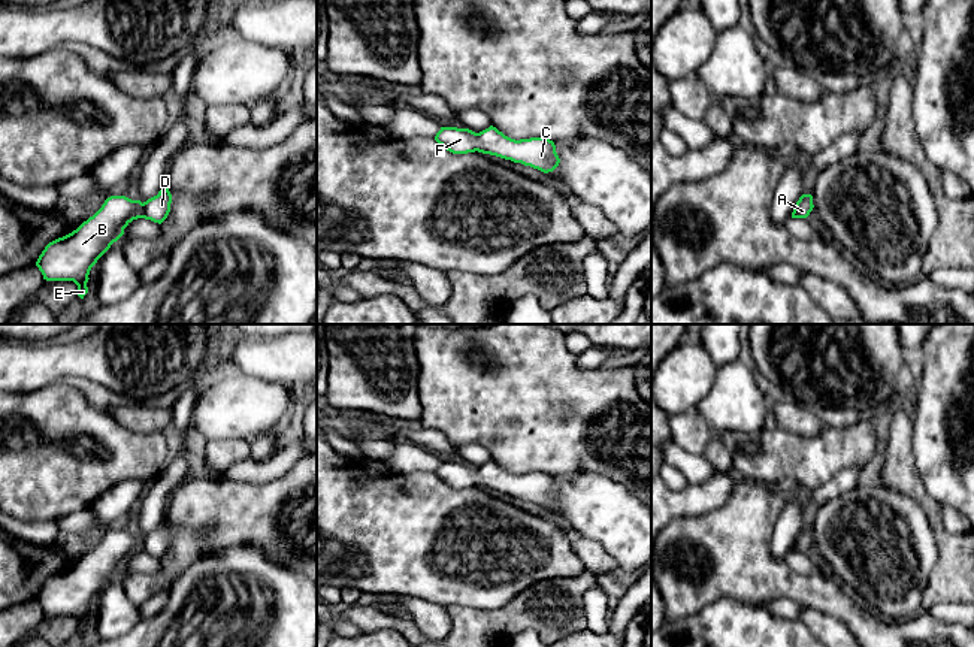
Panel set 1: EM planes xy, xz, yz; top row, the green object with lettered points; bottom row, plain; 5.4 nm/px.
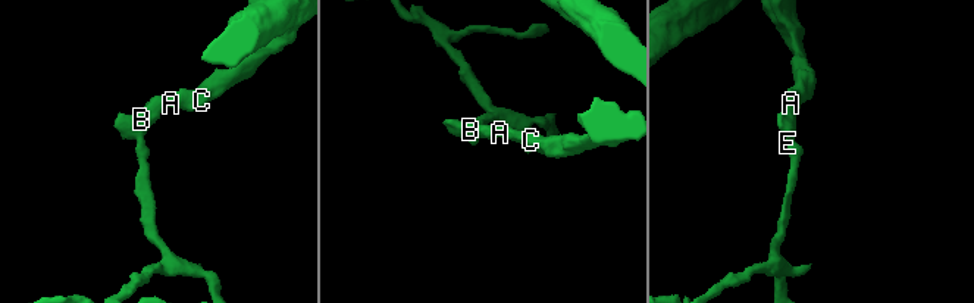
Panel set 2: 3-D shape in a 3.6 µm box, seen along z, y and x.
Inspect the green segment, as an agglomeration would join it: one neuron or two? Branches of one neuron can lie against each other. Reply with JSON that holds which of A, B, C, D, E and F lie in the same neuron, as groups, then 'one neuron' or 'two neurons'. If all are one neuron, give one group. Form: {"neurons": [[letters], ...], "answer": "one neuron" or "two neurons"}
{"neurons": [["A", "B", "C", "D", "E", "F"]], "answer": "one neuron"}

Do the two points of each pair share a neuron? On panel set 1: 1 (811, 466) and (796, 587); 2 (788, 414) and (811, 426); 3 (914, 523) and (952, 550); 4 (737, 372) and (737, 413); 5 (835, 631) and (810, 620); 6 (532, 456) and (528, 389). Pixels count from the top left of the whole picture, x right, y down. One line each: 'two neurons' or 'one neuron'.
1: two neurons
2: one neuron
3: two neurons
4: one neuron
5: one neuron
6: one neuron

